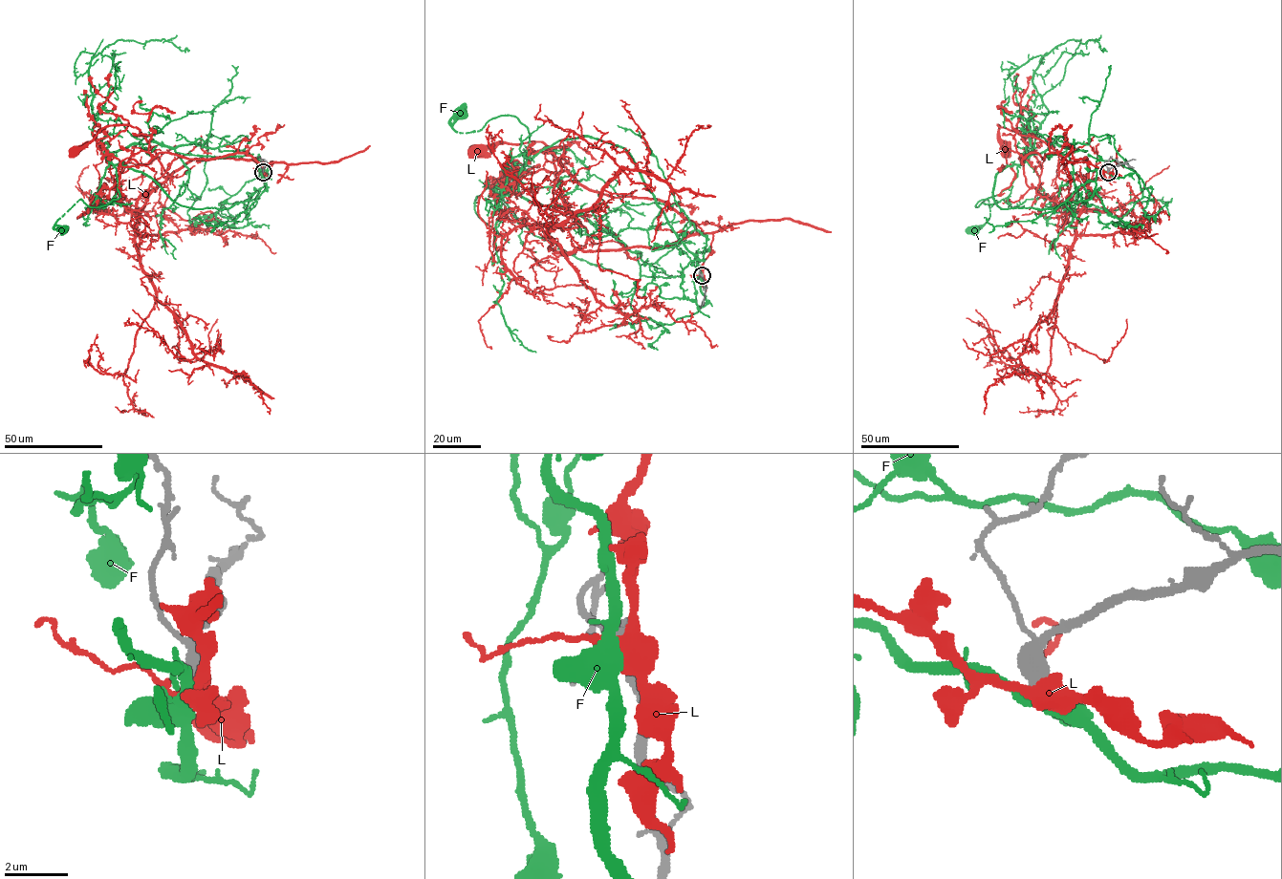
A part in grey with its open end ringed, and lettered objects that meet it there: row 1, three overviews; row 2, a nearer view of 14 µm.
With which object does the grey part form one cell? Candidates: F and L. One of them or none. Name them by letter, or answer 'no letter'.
no letter

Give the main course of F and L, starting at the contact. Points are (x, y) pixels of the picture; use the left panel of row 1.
F: (263, 172), (253, 199), (197, 208), (117, 164), (119, 197), (96, 206), (80, 199), (57, 221), (63, 229)
L: (263, 172), (272, 162), (199, 159), (163, 182), (167, 173), (157, 155), (129, 125), (106, 125), (75, 150)

